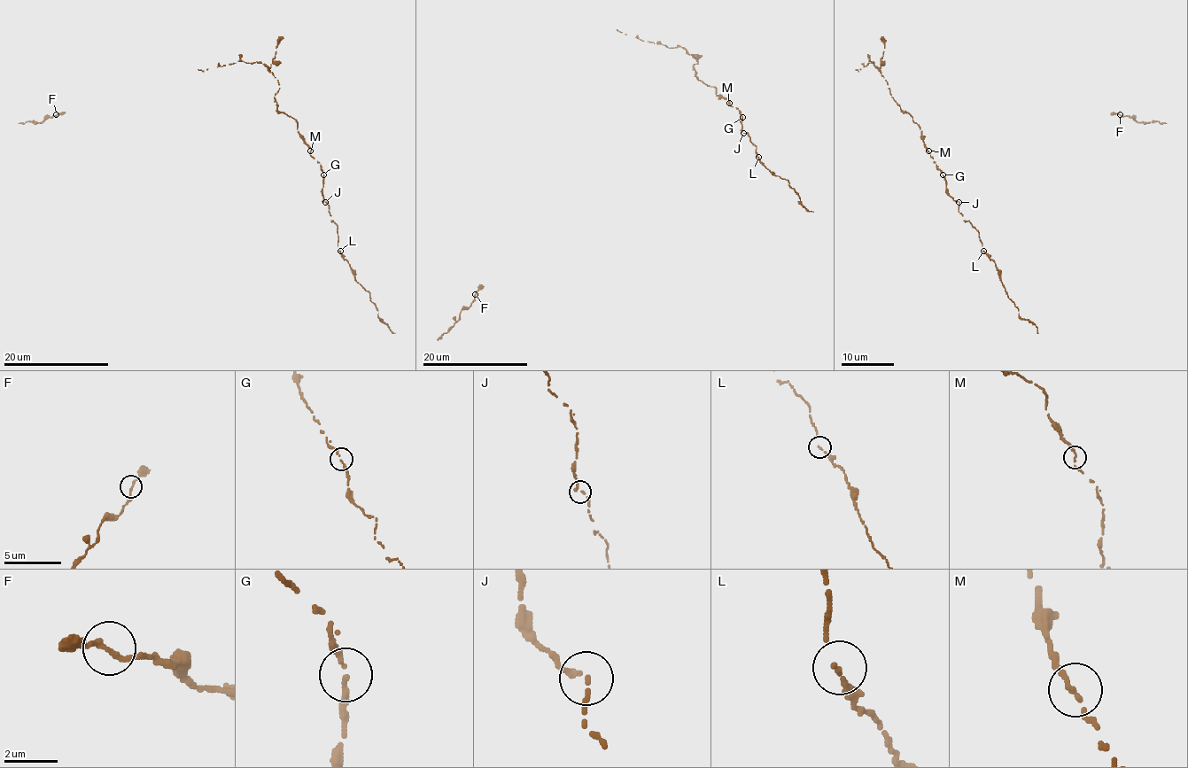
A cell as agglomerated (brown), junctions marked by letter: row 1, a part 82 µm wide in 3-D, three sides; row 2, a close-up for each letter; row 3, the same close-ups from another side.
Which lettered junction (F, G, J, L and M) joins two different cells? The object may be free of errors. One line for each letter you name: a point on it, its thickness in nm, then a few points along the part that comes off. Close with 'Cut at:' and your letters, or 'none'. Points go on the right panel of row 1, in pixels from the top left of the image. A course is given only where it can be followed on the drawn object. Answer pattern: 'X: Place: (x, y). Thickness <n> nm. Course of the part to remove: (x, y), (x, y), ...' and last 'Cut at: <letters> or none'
Cut at: none

